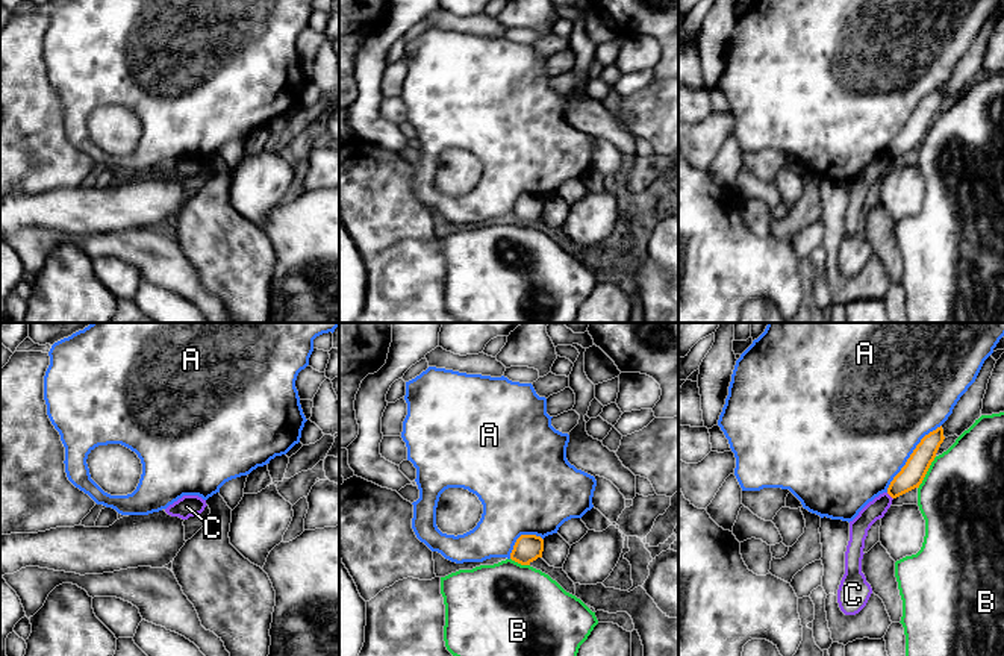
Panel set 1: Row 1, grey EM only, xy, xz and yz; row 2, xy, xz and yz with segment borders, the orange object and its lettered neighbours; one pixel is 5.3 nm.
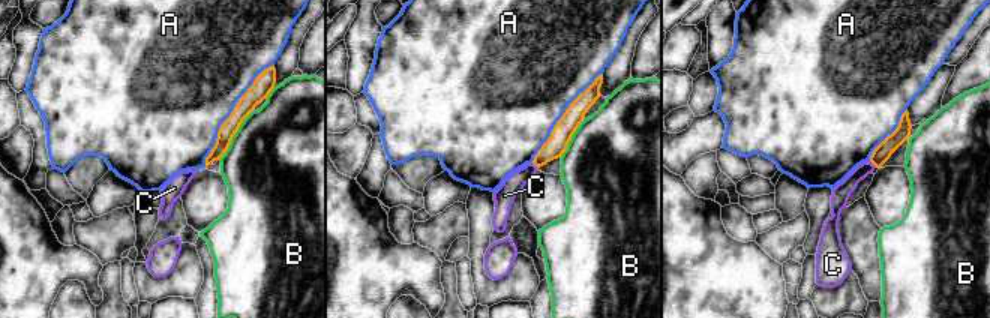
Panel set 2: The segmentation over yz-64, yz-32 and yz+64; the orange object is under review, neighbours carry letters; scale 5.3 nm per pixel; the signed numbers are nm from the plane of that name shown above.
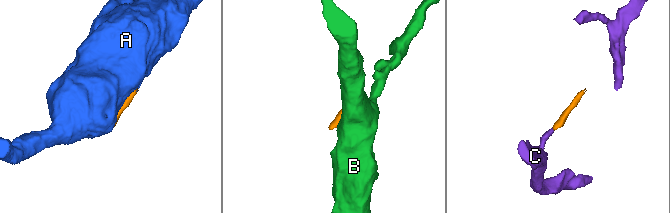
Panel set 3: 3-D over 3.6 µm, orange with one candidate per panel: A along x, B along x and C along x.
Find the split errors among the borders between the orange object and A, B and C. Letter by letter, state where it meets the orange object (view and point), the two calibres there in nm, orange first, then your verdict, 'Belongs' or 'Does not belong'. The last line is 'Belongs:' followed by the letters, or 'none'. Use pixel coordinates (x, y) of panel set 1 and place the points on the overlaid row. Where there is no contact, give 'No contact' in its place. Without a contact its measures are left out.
A: Touches orange at yz (910, 456). Thickness 130 nm (orange) against 480 nm. Does not belong
B: Touches orange at yz (926, 473). Thickness 130 nm (orange) against 440 nm. Does not belong
C: Touches orange at yz (889, 494). Thickness 130 nm (orange) against 110 nm. Does not belong
Belongs: none

